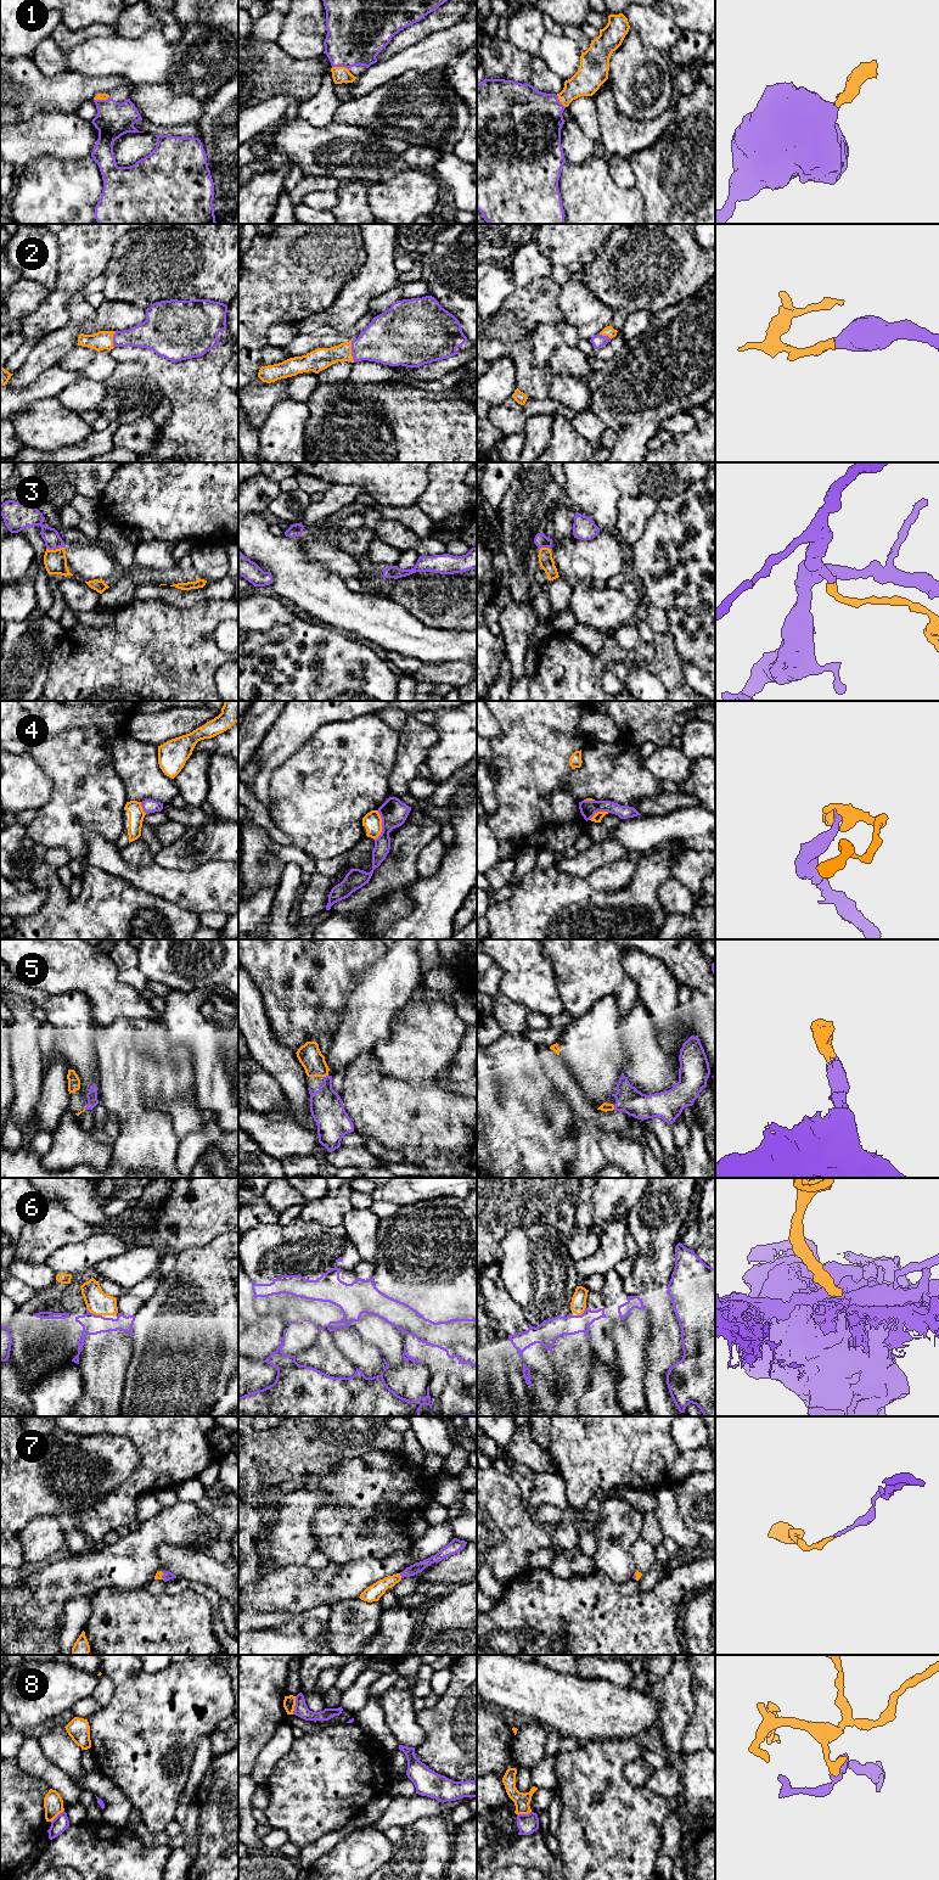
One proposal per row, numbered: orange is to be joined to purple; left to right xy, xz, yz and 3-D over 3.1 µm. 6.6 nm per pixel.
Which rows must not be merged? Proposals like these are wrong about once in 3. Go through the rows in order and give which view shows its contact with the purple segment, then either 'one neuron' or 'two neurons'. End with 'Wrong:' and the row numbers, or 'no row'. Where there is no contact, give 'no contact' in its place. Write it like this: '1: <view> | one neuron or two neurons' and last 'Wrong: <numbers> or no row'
1: xz | one neuron
2: xz | one neuron
3: xy | two neurons
4: xz | two neurons
5: xz | one neuron
6: xy | two neurons
7: xz | one neuron
8: xz | two neurons
Wrong: 3, 4, 6, 8

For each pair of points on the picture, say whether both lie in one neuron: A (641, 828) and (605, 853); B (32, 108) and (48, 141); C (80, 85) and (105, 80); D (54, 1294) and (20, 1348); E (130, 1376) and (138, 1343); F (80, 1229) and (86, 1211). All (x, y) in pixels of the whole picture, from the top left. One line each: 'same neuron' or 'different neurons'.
A: different neurons
B: different neurons
C: same neuron
D: same neuron
E: same neuron
F: different neurons

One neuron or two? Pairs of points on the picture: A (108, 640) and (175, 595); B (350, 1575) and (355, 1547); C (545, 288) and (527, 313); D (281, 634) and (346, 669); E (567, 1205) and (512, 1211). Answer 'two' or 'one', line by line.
A: two
B: two
C: one
D: one
E: one

